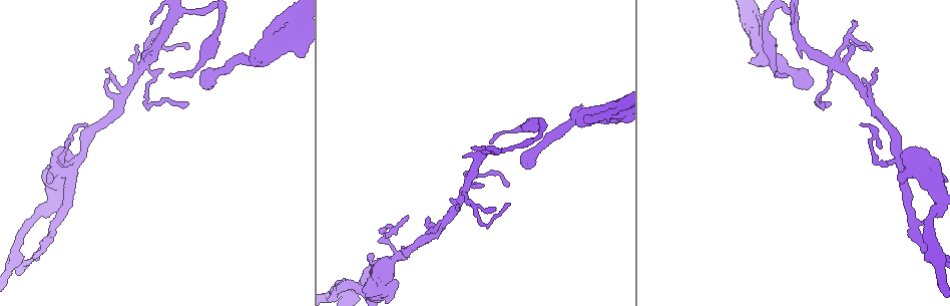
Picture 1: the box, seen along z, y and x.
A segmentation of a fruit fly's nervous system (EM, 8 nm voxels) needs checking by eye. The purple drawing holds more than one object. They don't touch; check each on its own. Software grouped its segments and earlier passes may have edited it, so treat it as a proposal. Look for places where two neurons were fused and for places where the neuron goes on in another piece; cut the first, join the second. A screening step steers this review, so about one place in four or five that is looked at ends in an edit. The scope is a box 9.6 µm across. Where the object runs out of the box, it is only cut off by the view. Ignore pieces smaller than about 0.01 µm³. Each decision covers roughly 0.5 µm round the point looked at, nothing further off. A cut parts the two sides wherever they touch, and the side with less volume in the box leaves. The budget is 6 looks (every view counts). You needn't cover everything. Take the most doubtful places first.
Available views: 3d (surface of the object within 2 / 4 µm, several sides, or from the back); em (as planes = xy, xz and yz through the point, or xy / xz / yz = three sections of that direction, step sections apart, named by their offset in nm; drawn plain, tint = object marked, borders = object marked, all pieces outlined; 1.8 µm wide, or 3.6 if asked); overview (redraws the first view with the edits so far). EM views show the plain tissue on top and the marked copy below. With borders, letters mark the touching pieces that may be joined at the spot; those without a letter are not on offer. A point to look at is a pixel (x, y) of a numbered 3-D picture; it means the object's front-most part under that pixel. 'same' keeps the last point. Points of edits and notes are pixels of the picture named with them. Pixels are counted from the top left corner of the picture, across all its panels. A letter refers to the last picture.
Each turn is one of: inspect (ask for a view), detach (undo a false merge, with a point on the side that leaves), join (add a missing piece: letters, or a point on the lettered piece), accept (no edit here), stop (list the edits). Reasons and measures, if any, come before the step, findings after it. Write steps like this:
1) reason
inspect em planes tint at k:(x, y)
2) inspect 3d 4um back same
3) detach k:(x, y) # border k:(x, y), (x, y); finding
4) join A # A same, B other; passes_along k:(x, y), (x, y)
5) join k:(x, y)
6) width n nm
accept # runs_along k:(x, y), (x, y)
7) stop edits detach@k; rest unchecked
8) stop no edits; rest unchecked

inspect 3d 2um at 1:(210, 84)

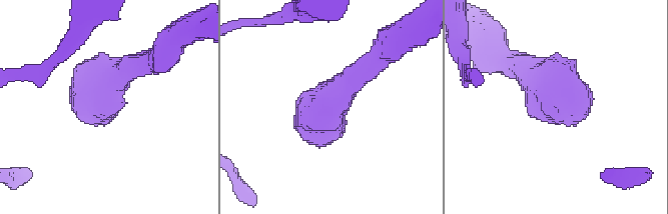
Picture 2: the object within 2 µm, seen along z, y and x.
now the EM
inspect em xz step 4 tint at 2:(586, 114)

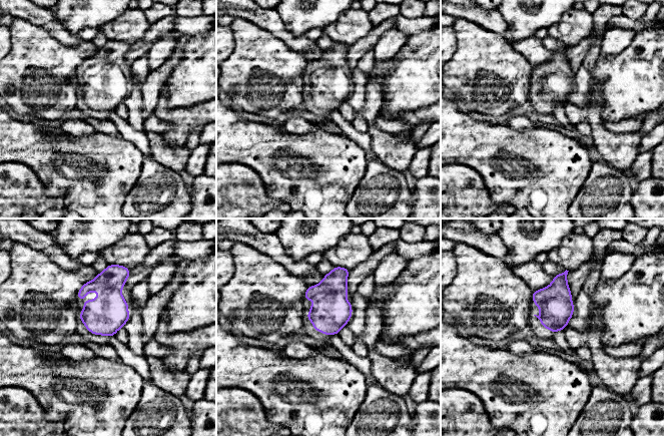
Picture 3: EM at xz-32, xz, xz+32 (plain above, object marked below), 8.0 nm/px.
another direction
inspect em planes borders same

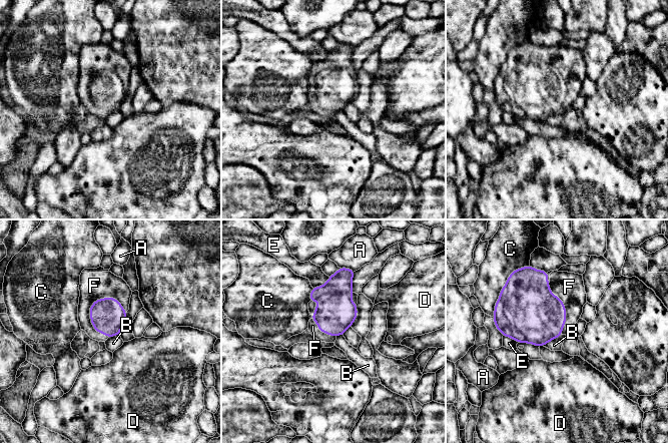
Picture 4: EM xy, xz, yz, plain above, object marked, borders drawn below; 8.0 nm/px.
join F # A other, B other, C other, D other, E other, F same; passes_along 4:(107, 316), (89, 313), (94, 286); the neuron continues

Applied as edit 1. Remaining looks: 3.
inspect overview

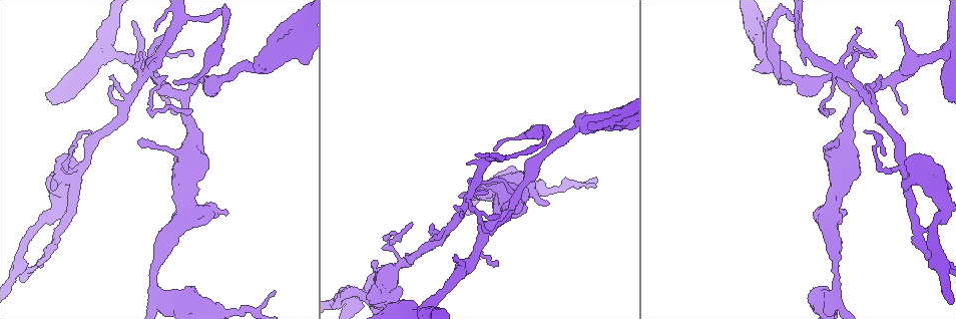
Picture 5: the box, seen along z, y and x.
abrupt turn
inspect em 3.6um xy step 4 tint at 5:(937, 186)

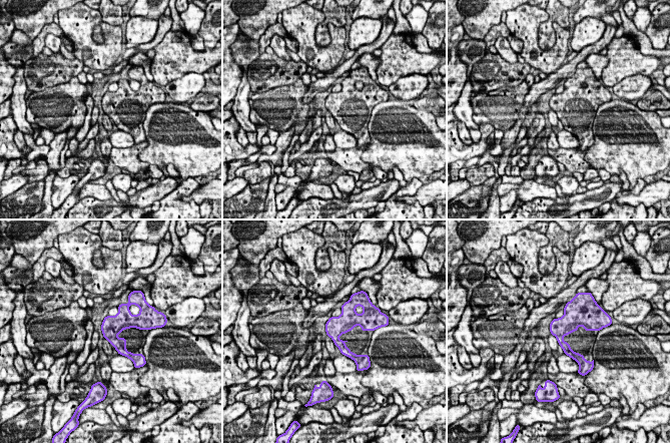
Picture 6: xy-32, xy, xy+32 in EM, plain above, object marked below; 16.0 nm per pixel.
another direction
inspect em 3.6um planes borders same

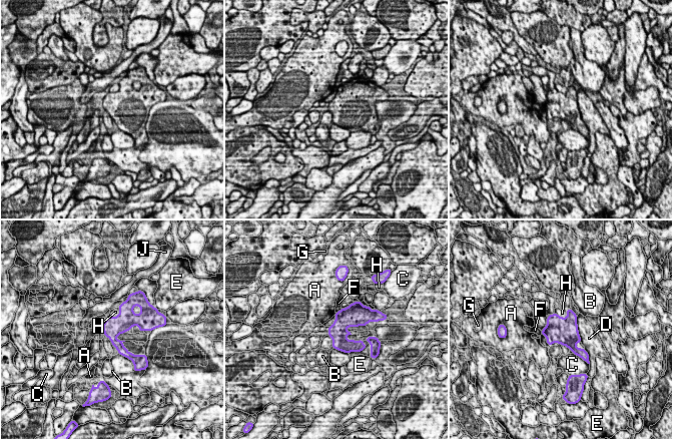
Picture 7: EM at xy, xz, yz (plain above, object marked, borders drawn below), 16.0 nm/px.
width 320 nm; longest_contact D 420 nm
accept # A other, B other, C other, D other, E other, F other, G other, H other, J other; all the same neuron

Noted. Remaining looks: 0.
stop edits join@4; rest unchecked

